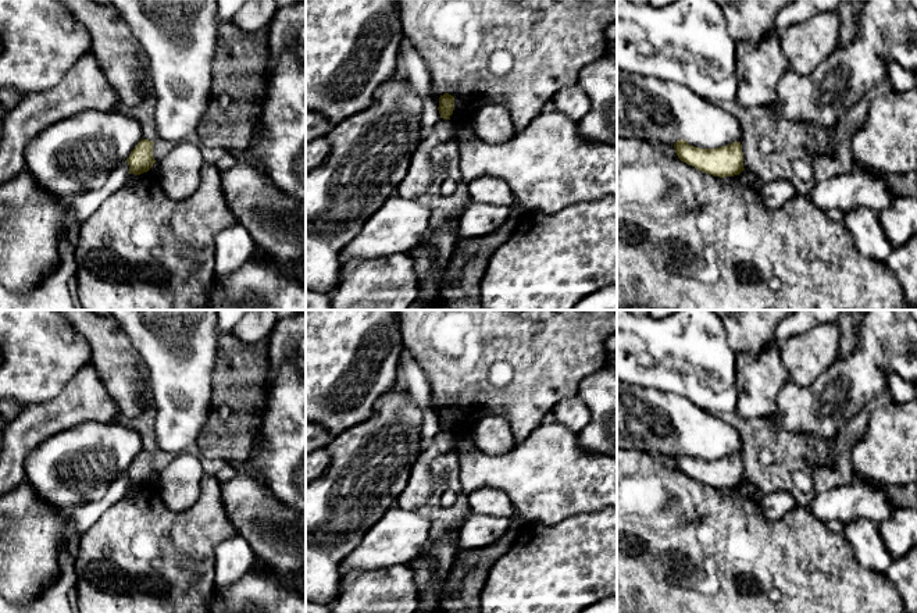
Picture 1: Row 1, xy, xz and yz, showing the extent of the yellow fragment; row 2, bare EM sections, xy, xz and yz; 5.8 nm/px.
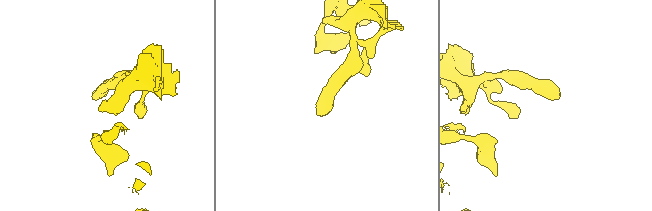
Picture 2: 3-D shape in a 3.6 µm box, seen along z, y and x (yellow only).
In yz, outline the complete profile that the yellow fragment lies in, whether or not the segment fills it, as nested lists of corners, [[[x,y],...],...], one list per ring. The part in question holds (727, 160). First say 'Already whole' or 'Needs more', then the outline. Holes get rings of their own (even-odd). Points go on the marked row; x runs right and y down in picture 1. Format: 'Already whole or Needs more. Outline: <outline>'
Already whole. Outline: [[[681,139],[674,143],[674,149],[681,161],[713,177],[734,177],[745,170],[741,142],[717,149],[700,149]]]

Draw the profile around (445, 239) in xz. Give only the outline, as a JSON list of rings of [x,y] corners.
[[[467,195],[463,204],[457,209],[453,217],[446,221],[446,225],[443,228],[433,229],[429,232],[429,242],[436,252],[435,265],[438,272],[449,267],[456,246],[461,239],[461,236],[458,235],[458,215],[470,200],[471,197],[470,195]]]

